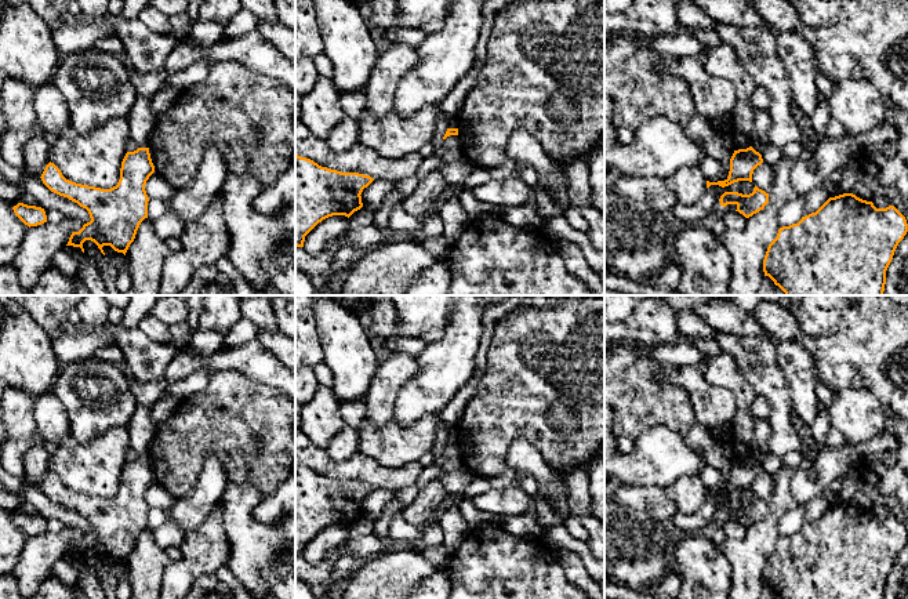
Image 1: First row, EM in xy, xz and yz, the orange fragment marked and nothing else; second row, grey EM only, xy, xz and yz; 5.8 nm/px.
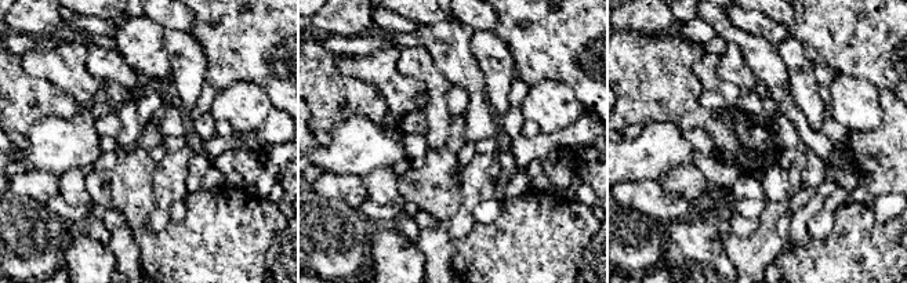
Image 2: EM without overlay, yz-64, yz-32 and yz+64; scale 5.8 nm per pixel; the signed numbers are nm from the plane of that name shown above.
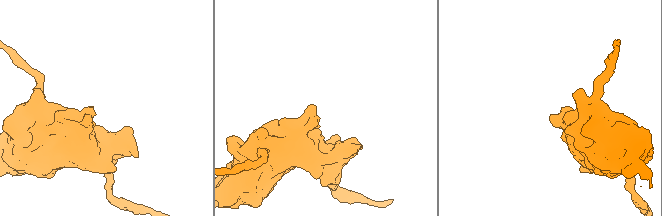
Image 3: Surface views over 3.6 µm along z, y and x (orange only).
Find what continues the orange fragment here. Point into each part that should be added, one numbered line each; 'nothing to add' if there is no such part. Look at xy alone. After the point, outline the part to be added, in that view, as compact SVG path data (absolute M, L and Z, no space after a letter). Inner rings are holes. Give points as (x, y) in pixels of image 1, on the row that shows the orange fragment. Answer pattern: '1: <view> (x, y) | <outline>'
nothing to add

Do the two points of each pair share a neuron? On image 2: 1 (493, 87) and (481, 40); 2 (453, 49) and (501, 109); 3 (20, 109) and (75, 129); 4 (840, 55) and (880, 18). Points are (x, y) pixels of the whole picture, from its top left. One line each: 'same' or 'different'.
1: same
2: different
3: different
4: same

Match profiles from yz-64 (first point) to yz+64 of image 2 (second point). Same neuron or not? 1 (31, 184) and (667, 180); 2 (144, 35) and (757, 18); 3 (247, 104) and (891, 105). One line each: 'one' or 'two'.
1: two
2: two
3: two

